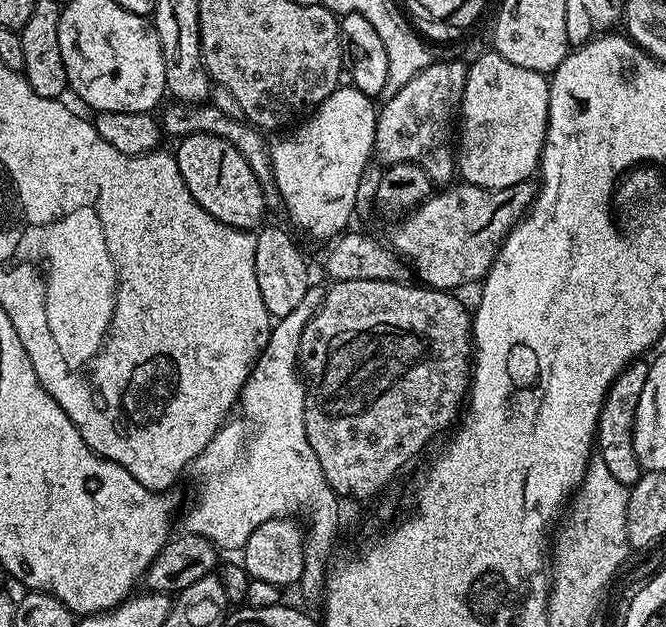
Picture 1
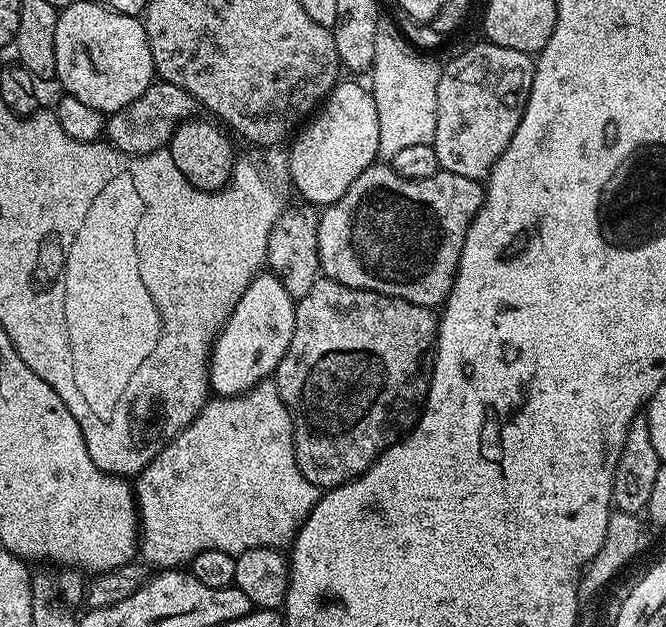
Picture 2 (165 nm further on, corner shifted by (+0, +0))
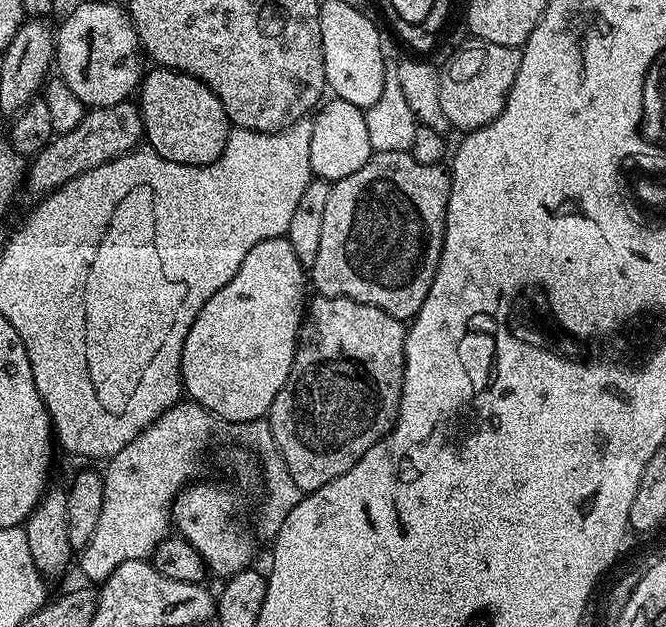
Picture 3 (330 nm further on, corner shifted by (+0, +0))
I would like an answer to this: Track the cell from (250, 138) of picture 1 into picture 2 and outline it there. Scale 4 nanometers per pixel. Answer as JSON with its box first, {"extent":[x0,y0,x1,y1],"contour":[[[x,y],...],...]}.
{"extent":[106,82,201,158],"contour":[[[154,82],[142,94],[142,98],[134,98],[134,102],[130,102],[130,106],[111,113],[107,117],[106,140],[109,140],[122,155],[128,156],[127,158],[149,156],[152,152],[167,149],[169,142],[172,141],[172,136],[178,130],[178,126],[186,120],[193,119],[200,111],[201,107],[199,102],[185,88],[163,82]]]}

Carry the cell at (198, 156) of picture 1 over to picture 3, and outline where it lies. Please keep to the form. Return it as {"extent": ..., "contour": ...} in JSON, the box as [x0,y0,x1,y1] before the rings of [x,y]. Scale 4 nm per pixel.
{"extent":[138,66,230,164],"contour":[[[159,66],[151,70],[153,72],[143,77],[138,88],[138,107],[144,120],[144,140],[147,147],[161,160],[173,160],[179,164],[213,164],[223,154],[230,131],[230,121],[222,102],[218,102],[210,86],[190,74]]]}

